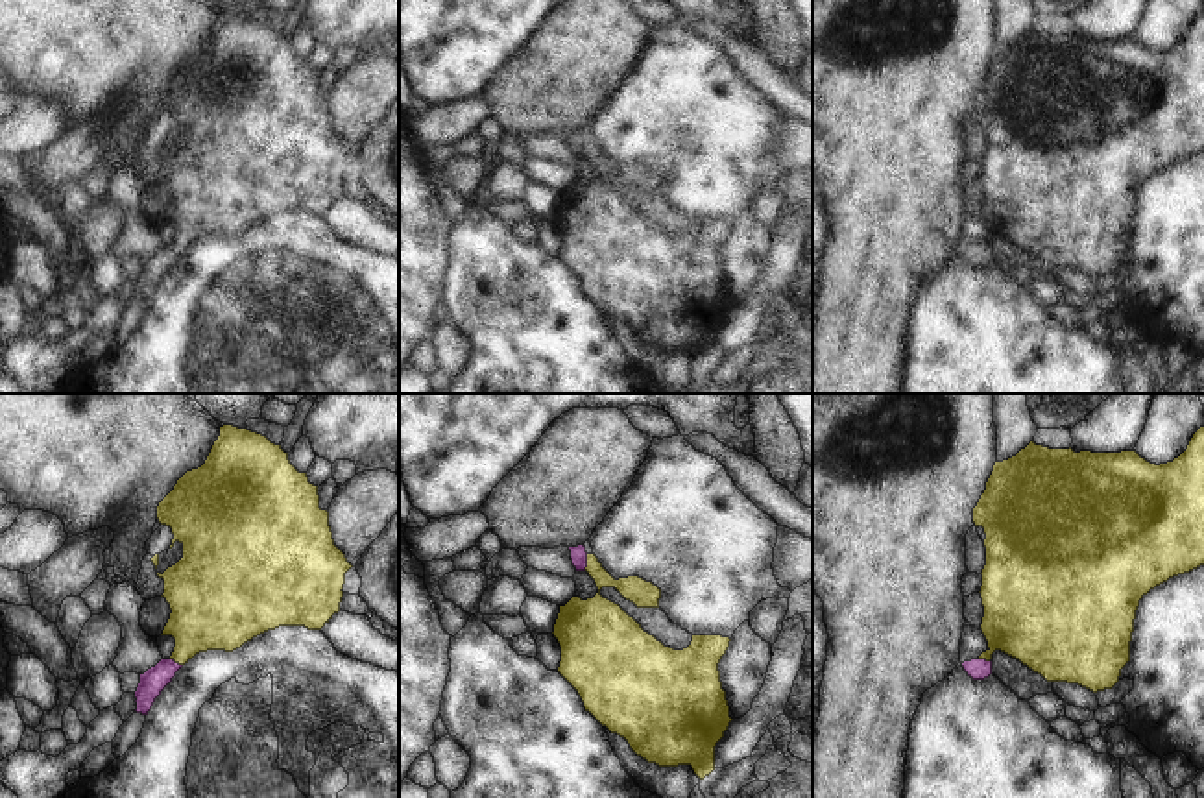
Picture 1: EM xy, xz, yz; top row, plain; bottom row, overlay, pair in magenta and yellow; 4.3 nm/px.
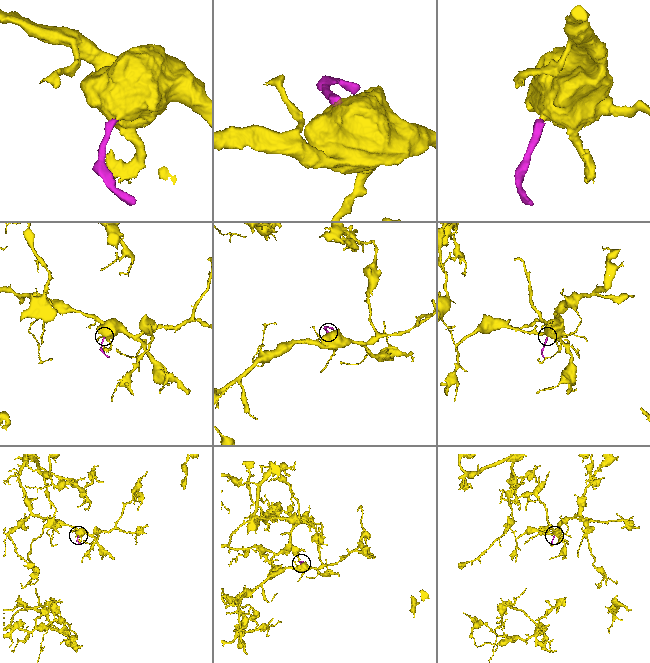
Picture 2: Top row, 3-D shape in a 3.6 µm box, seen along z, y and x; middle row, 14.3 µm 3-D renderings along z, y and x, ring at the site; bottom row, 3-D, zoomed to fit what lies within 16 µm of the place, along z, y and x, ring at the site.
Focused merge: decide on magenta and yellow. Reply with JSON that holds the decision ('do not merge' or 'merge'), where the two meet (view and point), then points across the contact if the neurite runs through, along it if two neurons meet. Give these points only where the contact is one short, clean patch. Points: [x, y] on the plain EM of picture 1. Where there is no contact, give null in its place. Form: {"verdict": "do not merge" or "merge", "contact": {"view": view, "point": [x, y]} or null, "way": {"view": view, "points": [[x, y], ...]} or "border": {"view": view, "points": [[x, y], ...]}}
{"verdict": "merge", "contact": {"view": "xz", "point": [586, 148]}, "way": {"view": "xz", "points": [[578, 141], [586, 148], [599, 161], [597, 204]]}}

